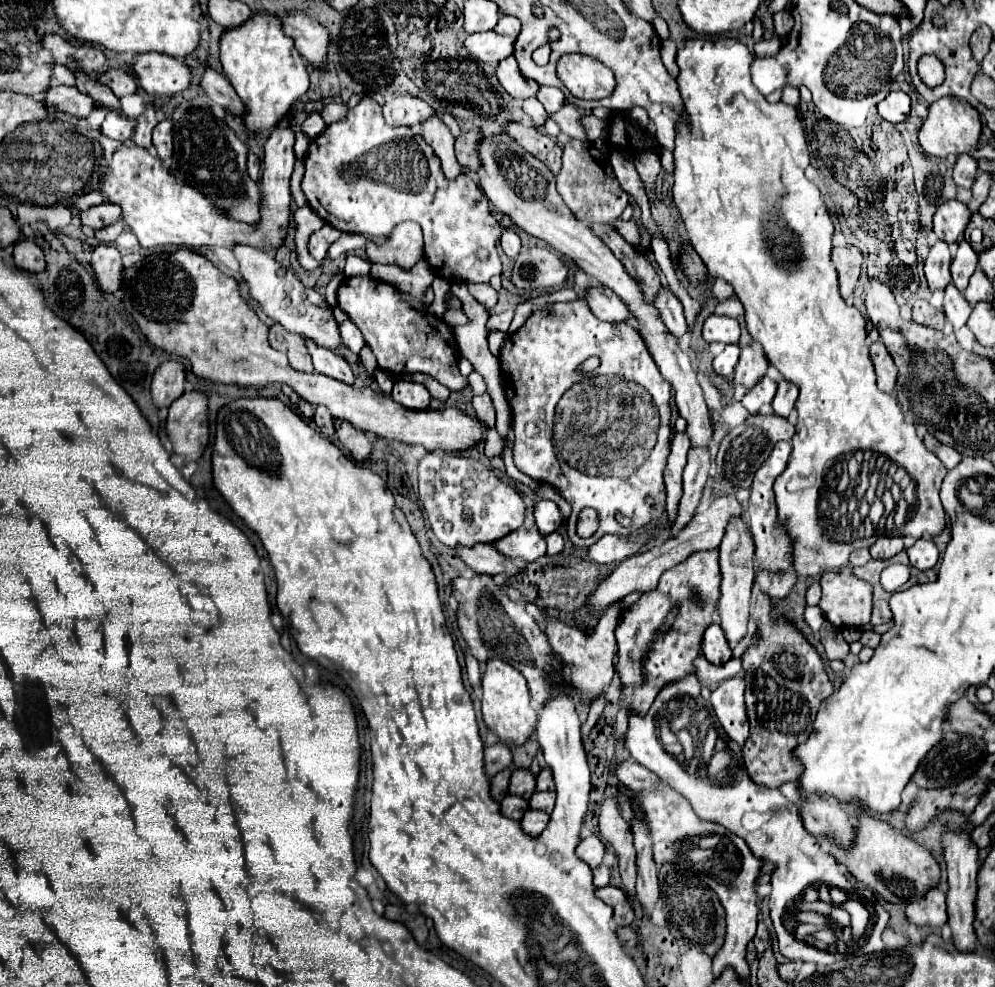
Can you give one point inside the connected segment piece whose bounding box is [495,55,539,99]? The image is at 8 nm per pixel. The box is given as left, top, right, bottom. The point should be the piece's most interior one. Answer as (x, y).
(511, 80)

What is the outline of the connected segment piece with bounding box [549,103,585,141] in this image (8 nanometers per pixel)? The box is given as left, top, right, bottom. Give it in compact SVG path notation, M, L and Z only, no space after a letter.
M565 103L557 113L551 113L549 117L561 127L561 131L573 139L583 139L585 141L585 131L583 127L577 123L577 119L583 115L583 111L575 109L573 105Z

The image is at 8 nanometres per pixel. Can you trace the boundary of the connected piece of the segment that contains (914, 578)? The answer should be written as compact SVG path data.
M909 565L909 569L911 569L911 577L909 577L909 581L905 583L905 587L917 585L917 583L931 583L931 581L937 579L937 575L935 575L933 569L931 569L931 571L917 571L917 569L913 569L911 565Z

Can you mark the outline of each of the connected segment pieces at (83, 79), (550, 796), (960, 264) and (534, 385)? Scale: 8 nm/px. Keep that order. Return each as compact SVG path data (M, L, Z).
M77 73L75 77L77 77L77 87L79 87L83 93L91 95L91 97L97 101L99 107L105 107L107 111L123 113L121 103L119 103L119 99L113 95L111 89L107 89L105 85L101 85L101 83L97 83L97 81L91 81L89 75L85 75L85 73Z
M533 793L529 799L529 809L551 813L553 805L555 805L555 793Z
M963 239L959 243L959 249L957 249L957 255L953 257L951 261L951 277L953 277L953 283L957 285L957 289L963 293L967 283L969 283L969 277L973 275L977 267L977 253L971 249L971 245Z
M585 301L555 303L549 309L533 311L523 323L523 327L513 337L505 339L499 351L503 391L513 415L515 431L513 459L521 473L535 479L535 469L539 469L539 477L543 477L543 473L547 473L547 469L551 469L555 461L563 461L563 457L559 457L559 453L555 451L555 445L551 443L555 405L559 403L561 395L573 385L573 377L581 377L577 375L577 367L591 355L597 355L601 359L601 365L593 371L595 375L631 377L631 381L635 381L637 385L645 387L651 393L653 403L661 417L657 443L655 449L651 449L651 453L669 453L671 383L663 379L657 365L651 361L651 355L647 353L647 347L643 345L643 339L639 337L635 327L625 321L623 323L599 321L597 317L593 317Z

